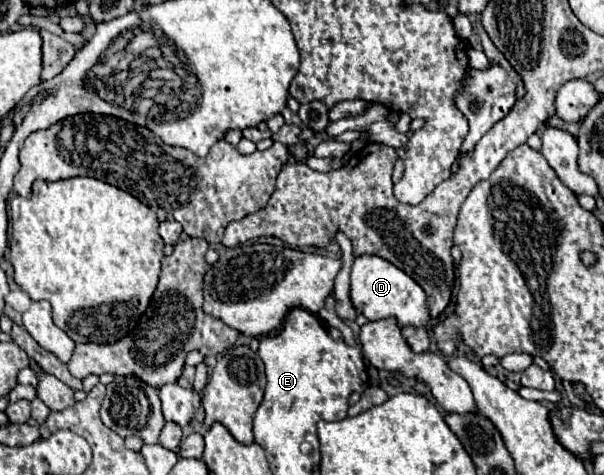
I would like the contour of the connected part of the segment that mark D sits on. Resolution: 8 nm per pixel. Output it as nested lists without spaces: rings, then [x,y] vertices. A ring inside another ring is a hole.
[[[377,255],[355,257],[351,267],[351,303],[355,311],[365,315],[369,321],[395,317],[401,327],[423,327],[429,321],[429,309],[423,289],[407,273]]]

